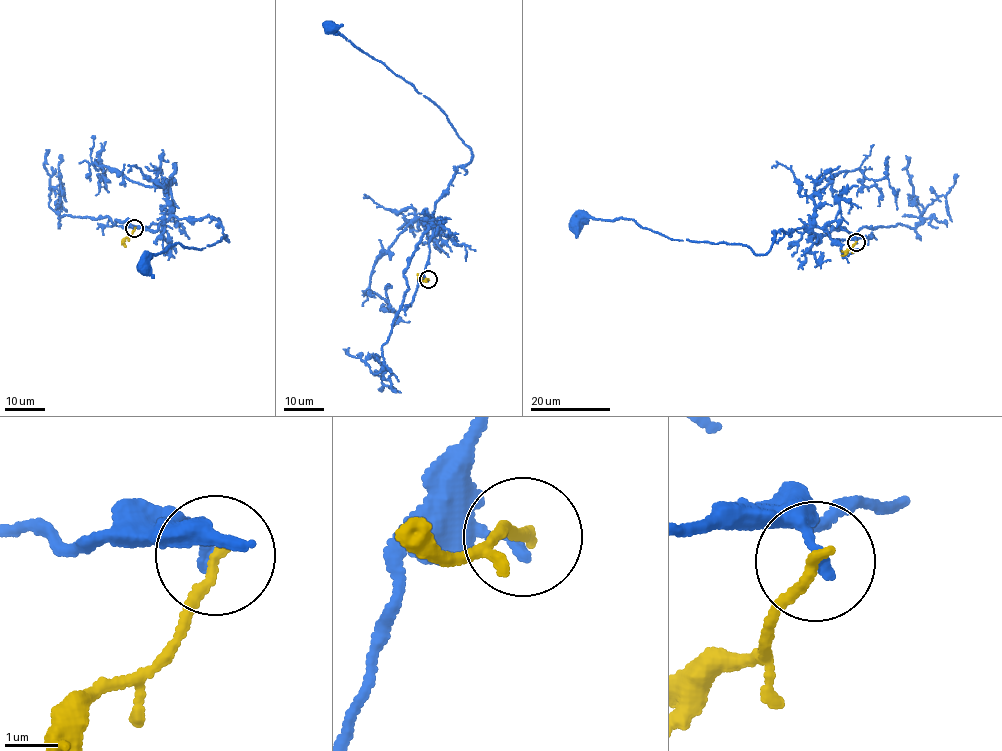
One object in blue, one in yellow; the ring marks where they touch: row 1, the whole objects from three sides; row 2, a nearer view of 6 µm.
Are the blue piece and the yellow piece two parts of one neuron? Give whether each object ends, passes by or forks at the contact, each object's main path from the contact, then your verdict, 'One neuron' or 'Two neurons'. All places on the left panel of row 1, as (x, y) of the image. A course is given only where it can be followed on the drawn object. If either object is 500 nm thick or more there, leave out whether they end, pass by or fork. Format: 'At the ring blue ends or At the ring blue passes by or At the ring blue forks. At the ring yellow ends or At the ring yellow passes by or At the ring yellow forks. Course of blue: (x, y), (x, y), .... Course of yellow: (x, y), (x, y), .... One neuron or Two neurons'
At the ring blue ends. At the ring yellow ends. Course of blue: (134, 227), (172, 215), (207, 216), (229, 241), (226, 235), (200, 250), (168, 245), (143, 266). Course of yellow: (134, 228), (125, 238), (126, 246). Two neurons

